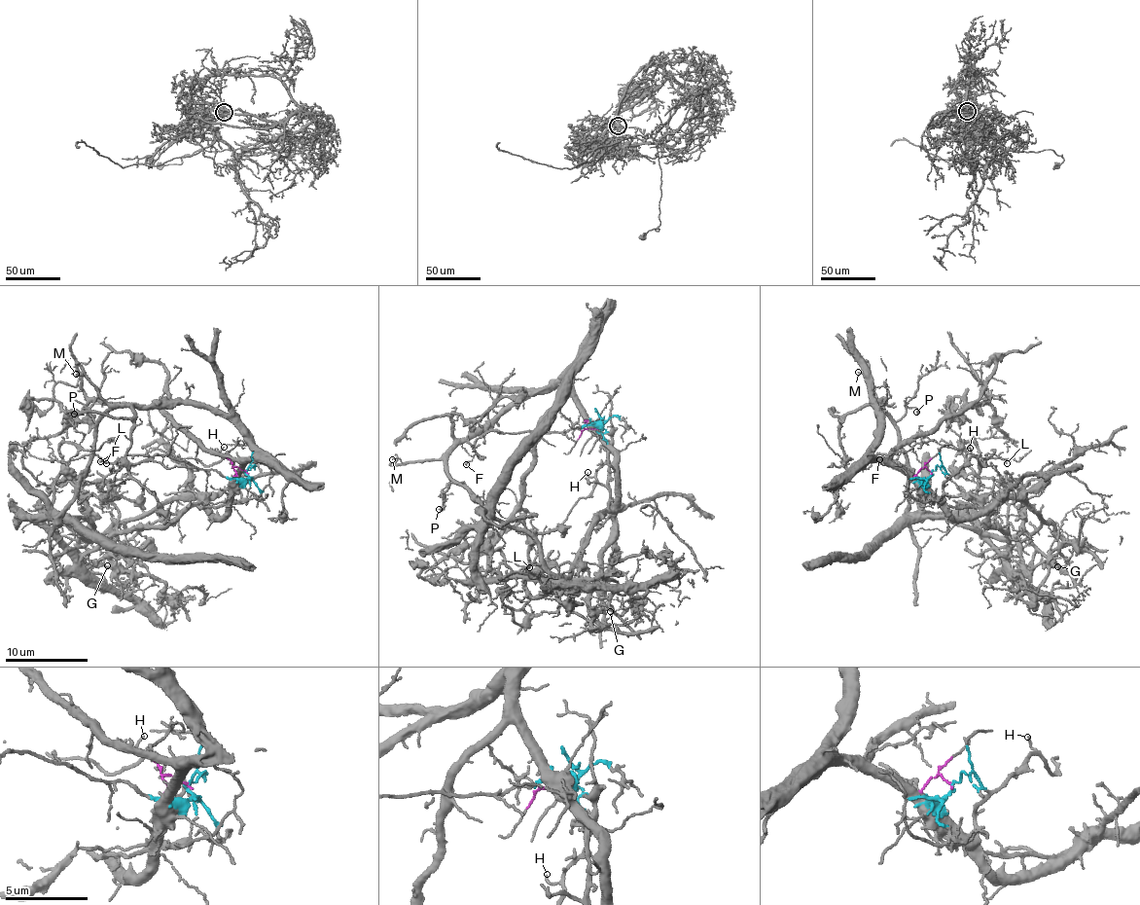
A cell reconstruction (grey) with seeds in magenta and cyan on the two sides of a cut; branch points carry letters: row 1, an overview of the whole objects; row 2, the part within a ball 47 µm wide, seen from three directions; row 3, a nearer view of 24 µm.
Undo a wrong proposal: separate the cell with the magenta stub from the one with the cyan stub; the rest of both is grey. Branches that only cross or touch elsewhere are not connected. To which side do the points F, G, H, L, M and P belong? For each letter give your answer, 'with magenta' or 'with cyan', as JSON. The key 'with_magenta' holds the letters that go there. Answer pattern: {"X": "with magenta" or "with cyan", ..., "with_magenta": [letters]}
{"F": "with cyan", "G": "with magenta", "H": "with cyan", "L": "with cyan", "M": "with magenta", "P": "with magenta", "with_magenta": ["G", "M", "P"]}

